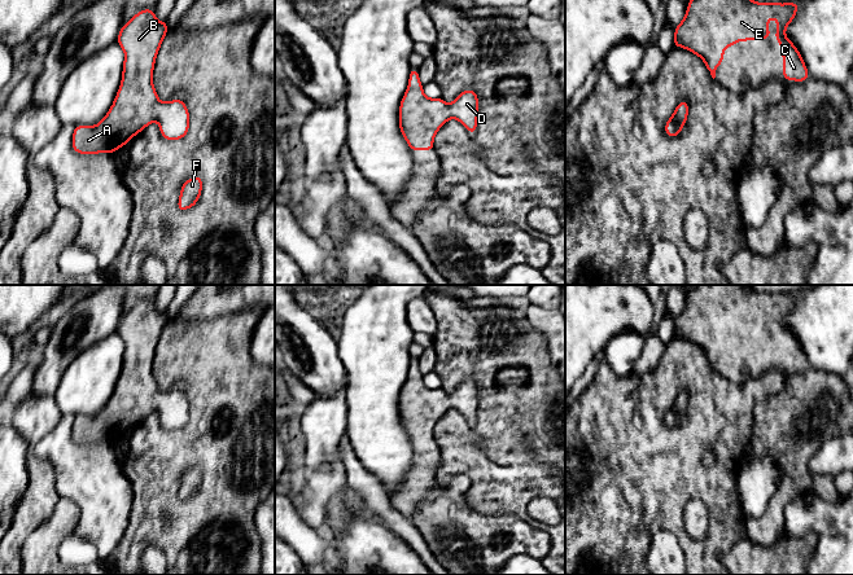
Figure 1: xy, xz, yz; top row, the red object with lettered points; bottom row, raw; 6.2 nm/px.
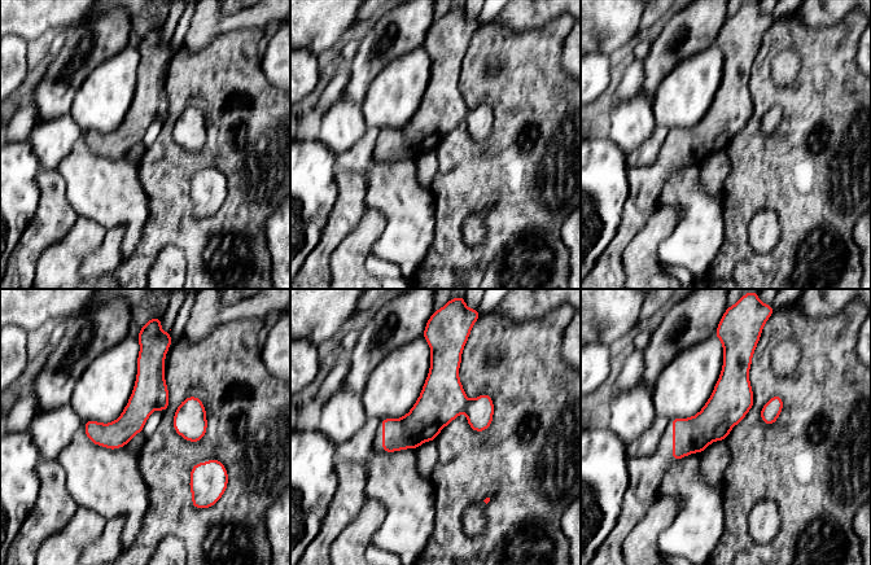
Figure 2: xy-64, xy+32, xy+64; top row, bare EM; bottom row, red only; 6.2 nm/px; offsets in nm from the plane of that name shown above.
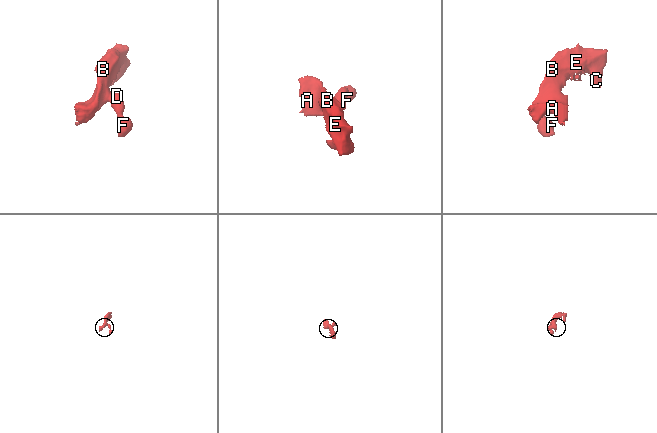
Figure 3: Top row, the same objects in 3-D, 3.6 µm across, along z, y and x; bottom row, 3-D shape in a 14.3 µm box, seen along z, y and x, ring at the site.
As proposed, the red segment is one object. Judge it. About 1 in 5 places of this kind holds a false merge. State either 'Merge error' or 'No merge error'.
No merge error

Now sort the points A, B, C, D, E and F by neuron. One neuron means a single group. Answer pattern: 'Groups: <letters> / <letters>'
Groups: A B C D E F

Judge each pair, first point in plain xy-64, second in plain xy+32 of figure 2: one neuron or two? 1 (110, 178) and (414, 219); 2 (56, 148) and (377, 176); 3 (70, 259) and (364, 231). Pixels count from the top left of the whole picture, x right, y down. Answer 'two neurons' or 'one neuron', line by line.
1: one neuron
2: two neurons
3: one neuron

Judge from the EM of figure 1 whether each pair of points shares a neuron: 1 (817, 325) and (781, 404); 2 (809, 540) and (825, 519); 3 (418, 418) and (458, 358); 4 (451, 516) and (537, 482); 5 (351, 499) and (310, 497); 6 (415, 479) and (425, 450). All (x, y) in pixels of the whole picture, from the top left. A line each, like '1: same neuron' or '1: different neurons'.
1: different neurons
2: different neurons
3: different neurons
4: different neurons
5: different neurons
6: same neuron

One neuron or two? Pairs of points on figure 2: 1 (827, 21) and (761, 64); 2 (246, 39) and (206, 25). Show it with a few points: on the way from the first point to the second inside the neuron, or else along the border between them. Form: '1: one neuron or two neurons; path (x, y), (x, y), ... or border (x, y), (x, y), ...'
1: two neurons; border (849, 14), (827, 27), (821, 27)
2: two neurons; border (235, 30), (230, 33)

